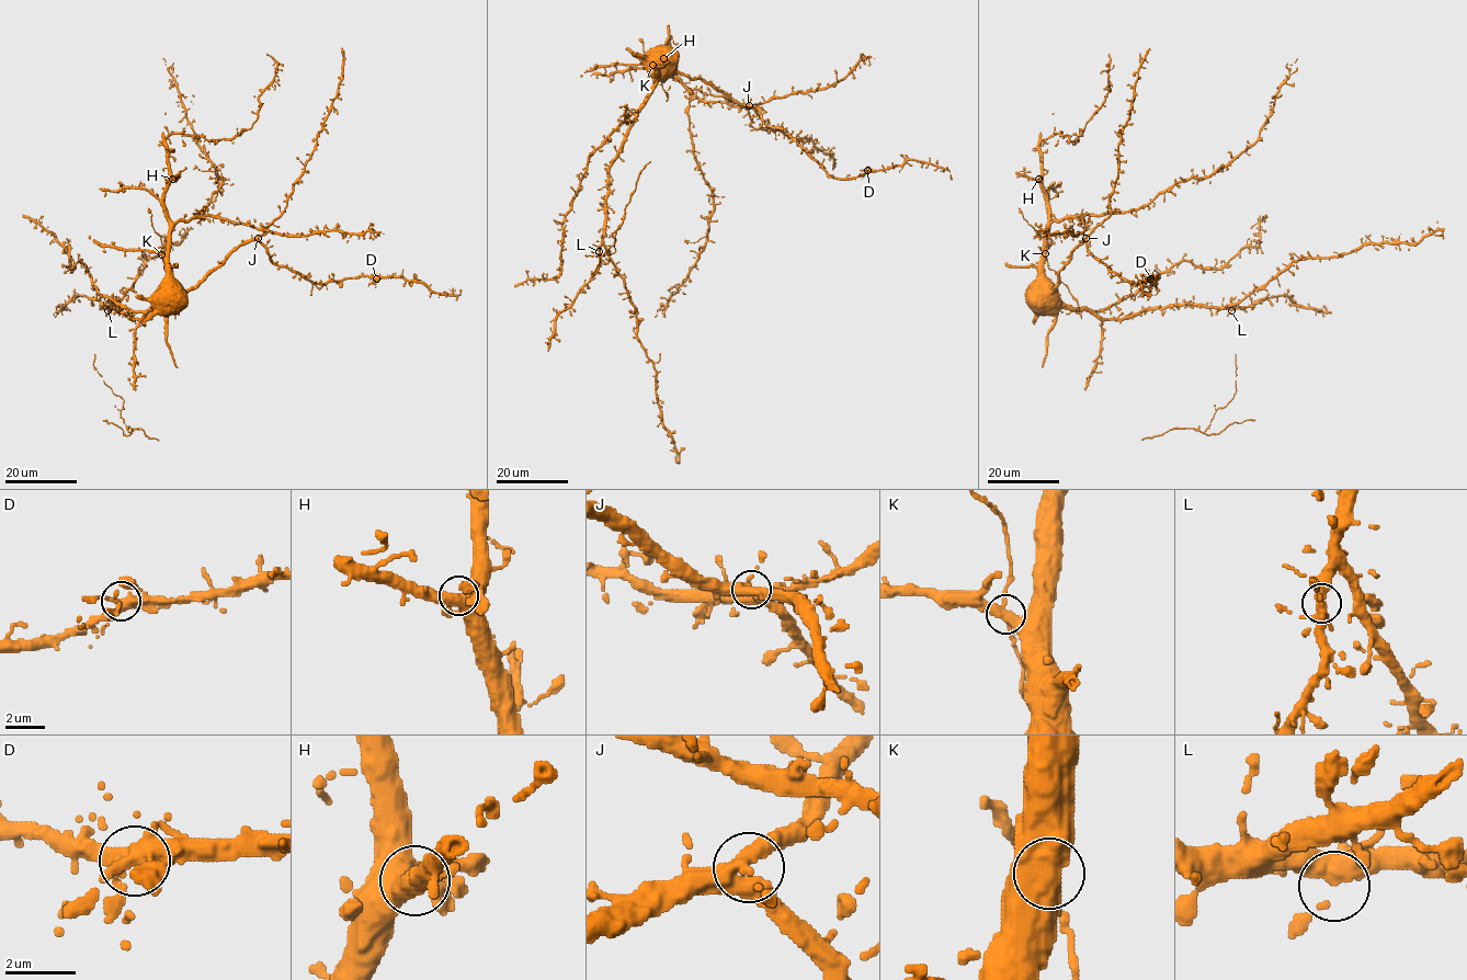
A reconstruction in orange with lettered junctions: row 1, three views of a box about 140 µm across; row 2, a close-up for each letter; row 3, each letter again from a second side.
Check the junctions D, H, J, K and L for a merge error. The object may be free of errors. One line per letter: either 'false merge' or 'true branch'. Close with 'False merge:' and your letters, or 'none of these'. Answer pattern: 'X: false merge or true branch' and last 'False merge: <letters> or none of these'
D: true branch
H: true branch
J: true branch
K: true branch
L: true branch
False merge: none of these

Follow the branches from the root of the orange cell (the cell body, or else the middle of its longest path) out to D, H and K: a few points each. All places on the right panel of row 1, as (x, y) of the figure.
D: (1067, 307), (1053, 292), (1062, 264), (1084, 240), (1095, 257), (1122, 277), (1133, 283), (1150, 278)
H: (1067, 307), (1043, 271), (1047, 206), (1046, 192), (1038, 179)
K: (1067, 307), (1043, 274), (1045, 254)

